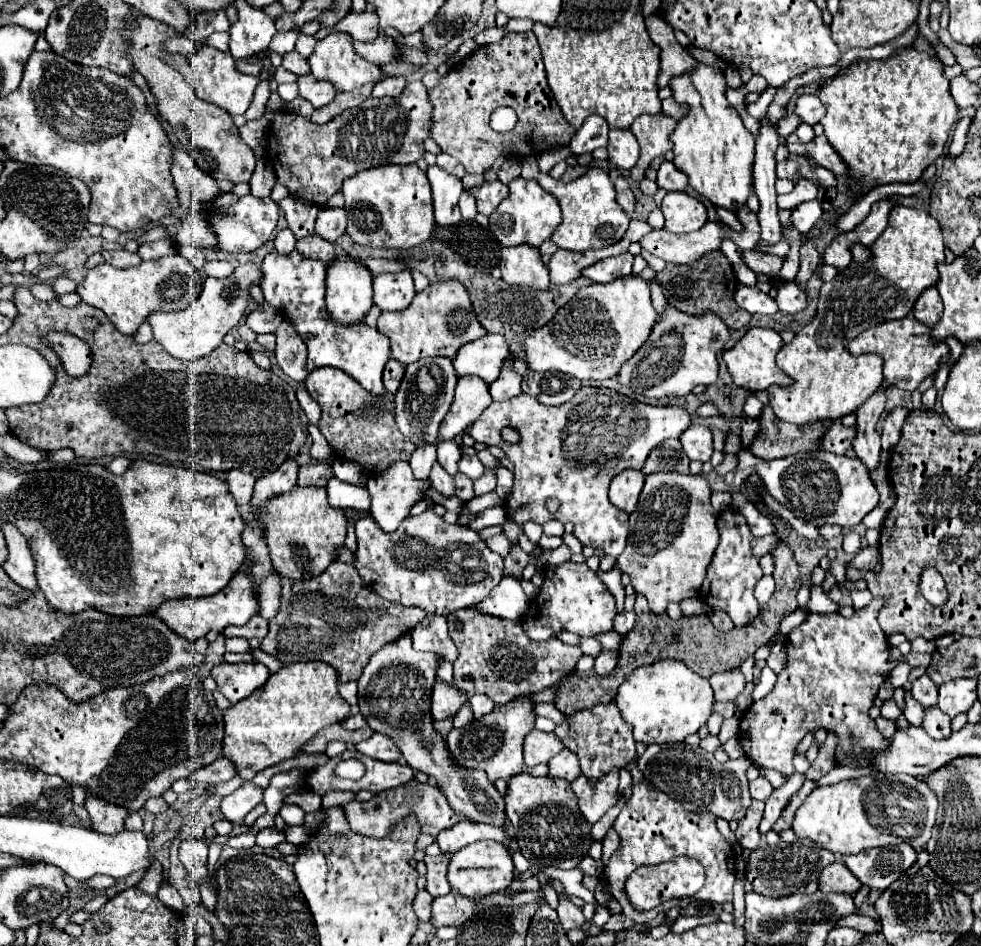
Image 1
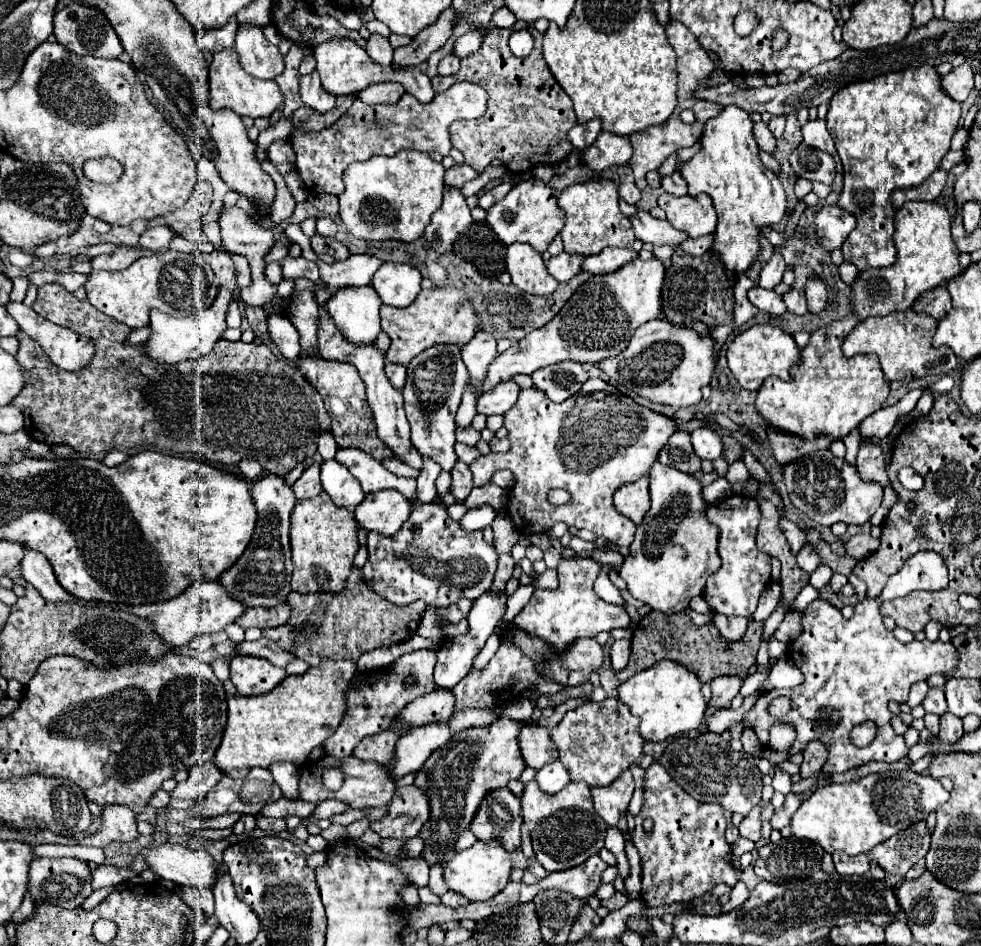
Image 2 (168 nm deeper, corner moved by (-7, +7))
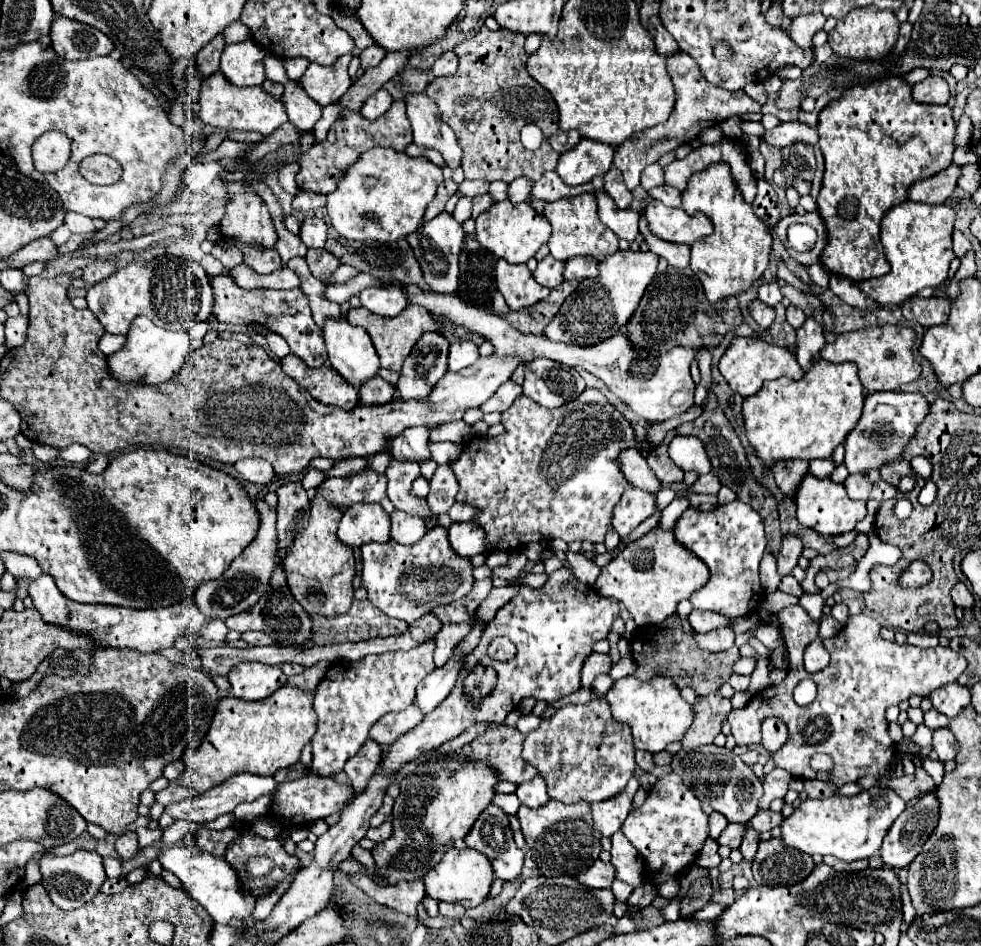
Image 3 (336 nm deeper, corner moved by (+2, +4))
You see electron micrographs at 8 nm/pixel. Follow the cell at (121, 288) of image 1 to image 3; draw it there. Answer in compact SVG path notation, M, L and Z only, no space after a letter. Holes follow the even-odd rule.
M163 255L147 261L133 261L115 271L111 277L99 281L87 291L89 309L101 321L105 331L127 335L131 321L139 315L149 317L159 327L173 327L175 331L189 331L195 323L207 321L213 309L213 291L205 271L197 277L189 261Z

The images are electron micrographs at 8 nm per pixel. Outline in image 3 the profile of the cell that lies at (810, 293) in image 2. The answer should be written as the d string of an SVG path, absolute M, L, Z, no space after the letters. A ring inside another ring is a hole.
M807 319L803 327L797 329L797 353L795 353L799 365L805 372L813 367L813 361L823 349L823 345L825 337L821 325L815 319Z

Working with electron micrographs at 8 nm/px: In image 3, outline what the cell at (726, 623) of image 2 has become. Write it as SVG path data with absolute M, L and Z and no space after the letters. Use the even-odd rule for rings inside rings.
M723 627L723 629L713 629L709 633L695 633L695 641L703 651L719 653L735 643L735 633L731 627Z

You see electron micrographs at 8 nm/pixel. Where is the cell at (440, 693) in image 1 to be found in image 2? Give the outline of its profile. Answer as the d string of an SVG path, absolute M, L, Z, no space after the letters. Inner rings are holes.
M436 688L428 696L416 698L412 704L404 706L400 712L400 718L412 726L432 724L432 722L444 722L454 712L454 700L452 690Z

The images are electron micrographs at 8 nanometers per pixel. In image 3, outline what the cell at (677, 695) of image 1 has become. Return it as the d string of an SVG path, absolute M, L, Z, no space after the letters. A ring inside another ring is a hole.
M625 677L613 683L613 687L605 695L611 715L631 727L635 749L657 753L667 749L669 743L681 741L685 731L693 723L693 707L685 703L679 695L679 689L667 677L657 677L651 681L639 681L637 677Z

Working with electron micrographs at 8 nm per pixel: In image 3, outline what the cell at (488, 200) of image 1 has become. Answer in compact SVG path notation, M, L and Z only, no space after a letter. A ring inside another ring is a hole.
M479 195L479 197L473 197L473 219L477 219L483 211L487 211L489 207L493 205L493 197L491 195Z

